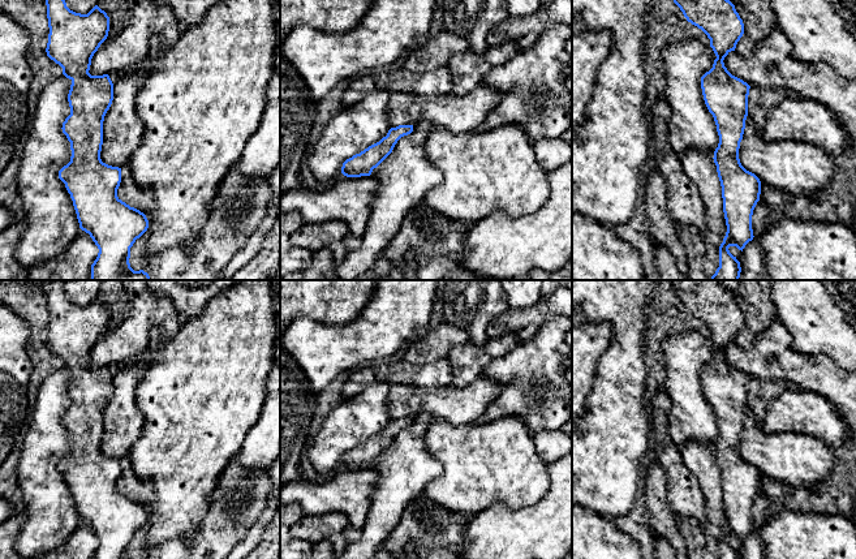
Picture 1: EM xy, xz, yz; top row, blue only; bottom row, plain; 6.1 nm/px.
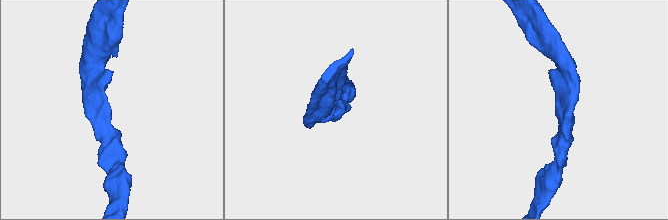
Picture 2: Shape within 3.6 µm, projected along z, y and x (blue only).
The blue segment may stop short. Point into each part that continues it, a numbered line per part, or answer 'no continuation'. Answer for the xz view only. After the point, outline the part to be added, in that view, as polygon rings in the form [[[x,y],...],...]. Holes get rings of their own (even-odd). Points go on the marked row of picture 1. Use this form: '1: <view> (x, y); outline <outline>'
no continuation

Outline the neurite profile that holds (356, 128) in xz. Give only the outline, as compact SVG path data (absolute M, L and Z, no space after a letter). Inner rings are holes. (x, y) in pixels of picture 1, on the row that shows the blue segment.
M374 90L326 124L306 159L317 181L339 176L347 159L387 136L391 129L387 115L391 94Z

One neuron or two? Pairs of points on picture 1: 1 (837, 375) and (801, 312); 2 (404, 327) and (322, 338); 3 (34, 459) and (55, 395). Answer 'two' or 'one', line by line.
1: two
2: one
3: one

